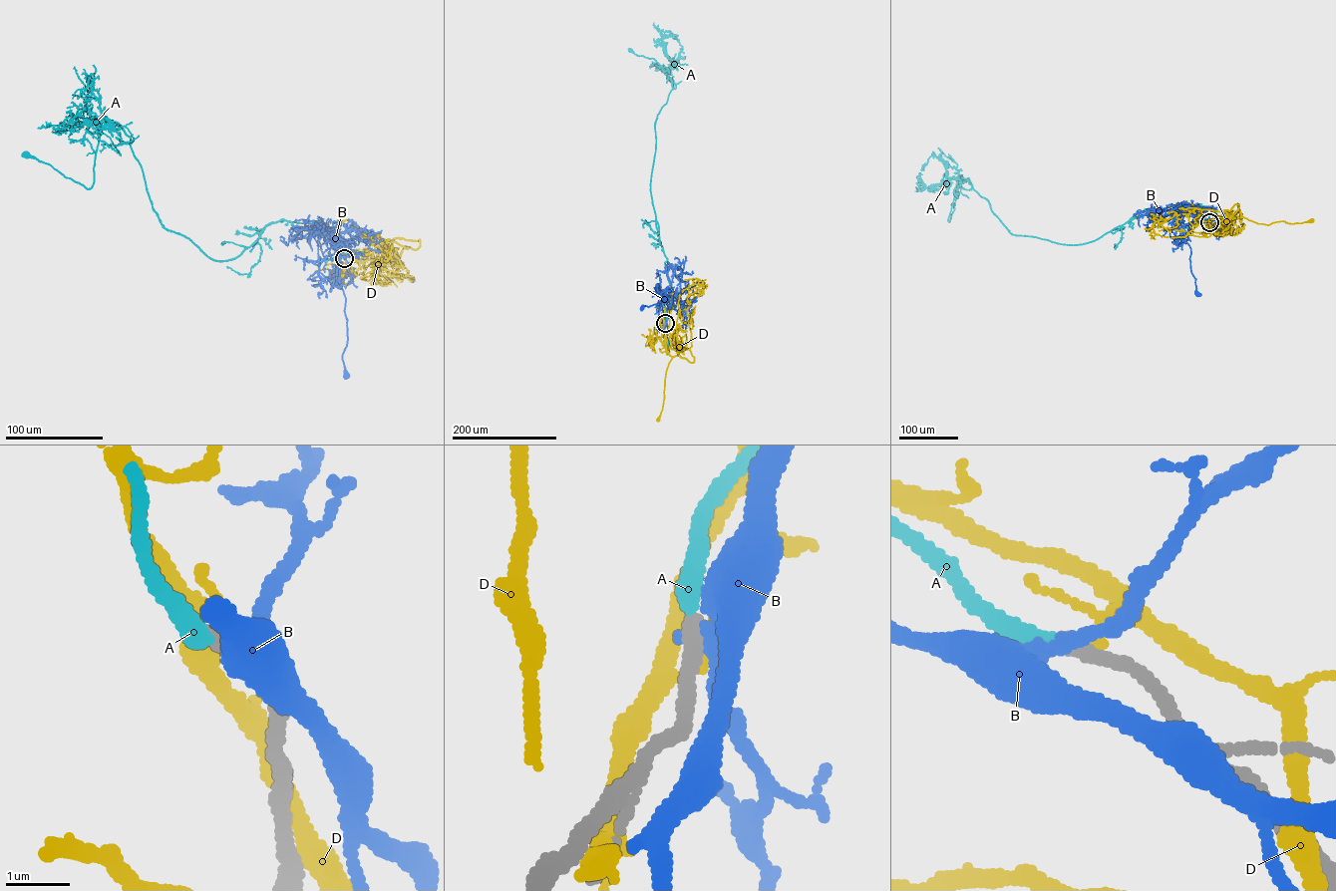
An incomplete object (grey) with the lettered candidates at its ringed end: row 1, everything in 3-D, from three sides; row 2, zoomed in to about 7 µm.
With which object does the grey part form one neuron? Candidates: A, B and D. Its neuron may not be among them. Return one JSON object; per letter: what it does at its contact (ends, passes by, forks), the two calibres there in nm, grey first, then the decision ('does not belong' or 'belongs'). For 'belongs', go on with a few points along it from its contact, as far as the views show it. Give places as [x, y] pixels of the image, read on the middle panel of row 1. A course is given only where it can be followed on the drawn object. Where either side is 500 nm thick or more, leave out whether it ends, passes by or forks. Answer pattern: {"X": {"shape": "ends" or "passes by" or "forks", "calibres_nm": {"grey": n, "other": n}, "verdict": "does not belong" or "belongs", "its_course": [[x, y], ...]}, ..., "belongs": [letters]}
{"A": {"shape": "ends", "calibres_nm": {"grey": 260, "other": 320}, "verdict": "belongs", "its_course": [[665, 323], [672, 290], [650, 180], [655, 124], [676, 85], [654, 59], [630, 50]]}, "B": {"shape": "passes by", "calibres_nm": {"grey": 300, "other": 200}, "verdict": "does not belong"}, "D": {"shape": "passes by", "calibres_nm": {"grey": 320, "other": 100}, "verdict": "does not belong"}, "belongs": ["A"]}

